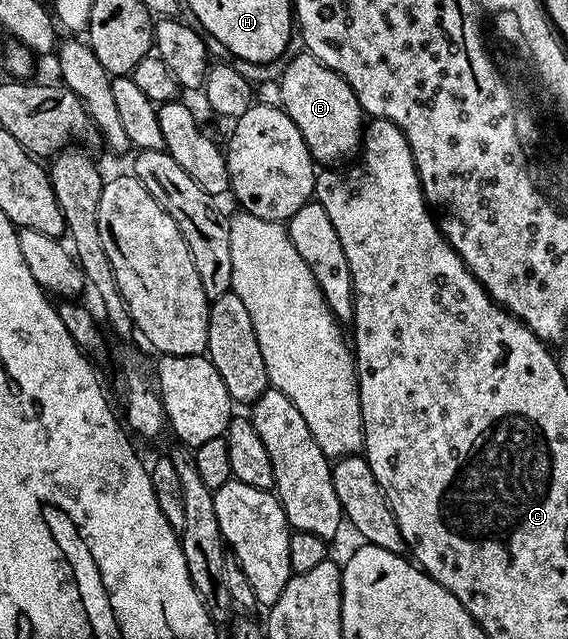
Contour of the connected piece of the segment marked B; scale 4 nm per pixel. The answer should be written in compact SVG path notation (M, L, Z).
M300 52L301 54L292 58L286 65L283 73L282 79L280 81L280 102L281 108L291 117L291 121L296 127L301 131L302 137L306 141L307 149L311 153L312 160L315 164L322 165L322 163L334 163L346 158L350 153L355 154L357 149L361 146L363 140L363 126L364 126L364 112L361 105L358 103L357 96L354 95L353 89L340 75L338 75L334 70L326 67L322 64L316 57L307 52Z

